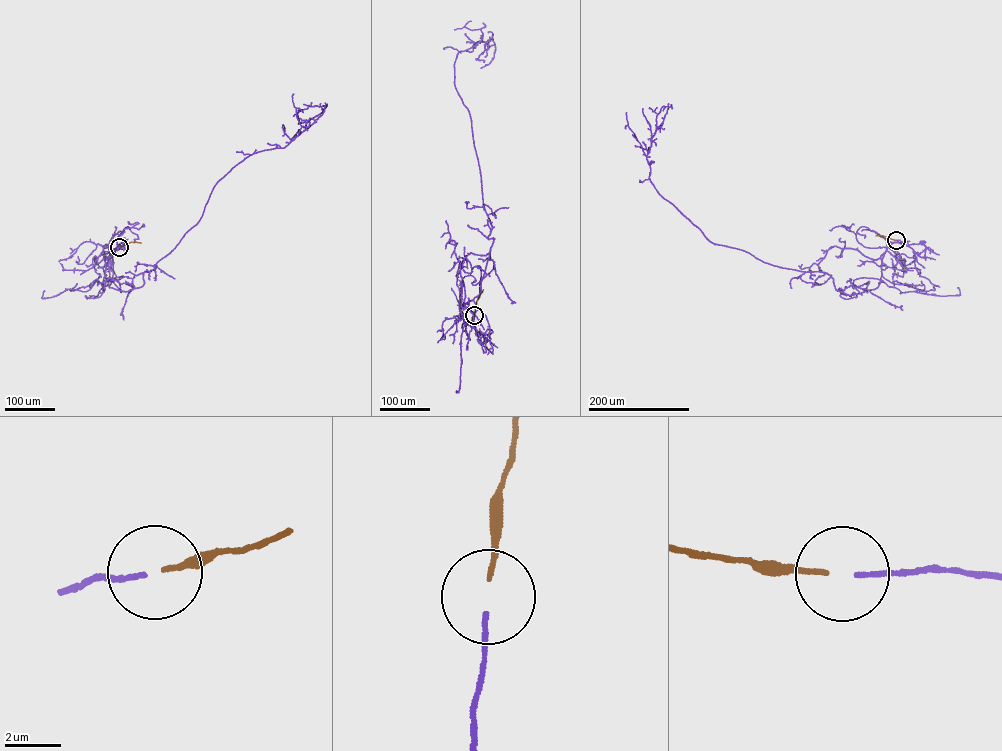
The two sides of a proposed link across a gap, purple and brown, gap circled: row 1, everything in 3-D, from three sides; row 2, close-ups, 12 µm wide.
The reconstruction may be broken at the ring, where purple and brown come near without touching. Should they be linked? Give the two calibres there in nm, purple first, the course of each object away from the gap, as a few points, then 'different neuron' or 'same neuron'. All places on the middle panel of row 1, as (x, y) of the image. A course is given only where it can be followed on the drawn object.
calibres 170 and 160 nm; course purple (474, 315), (473, 327), (488, 340), (480, 342); course brown (474, 315), (483, 289); same neuron

